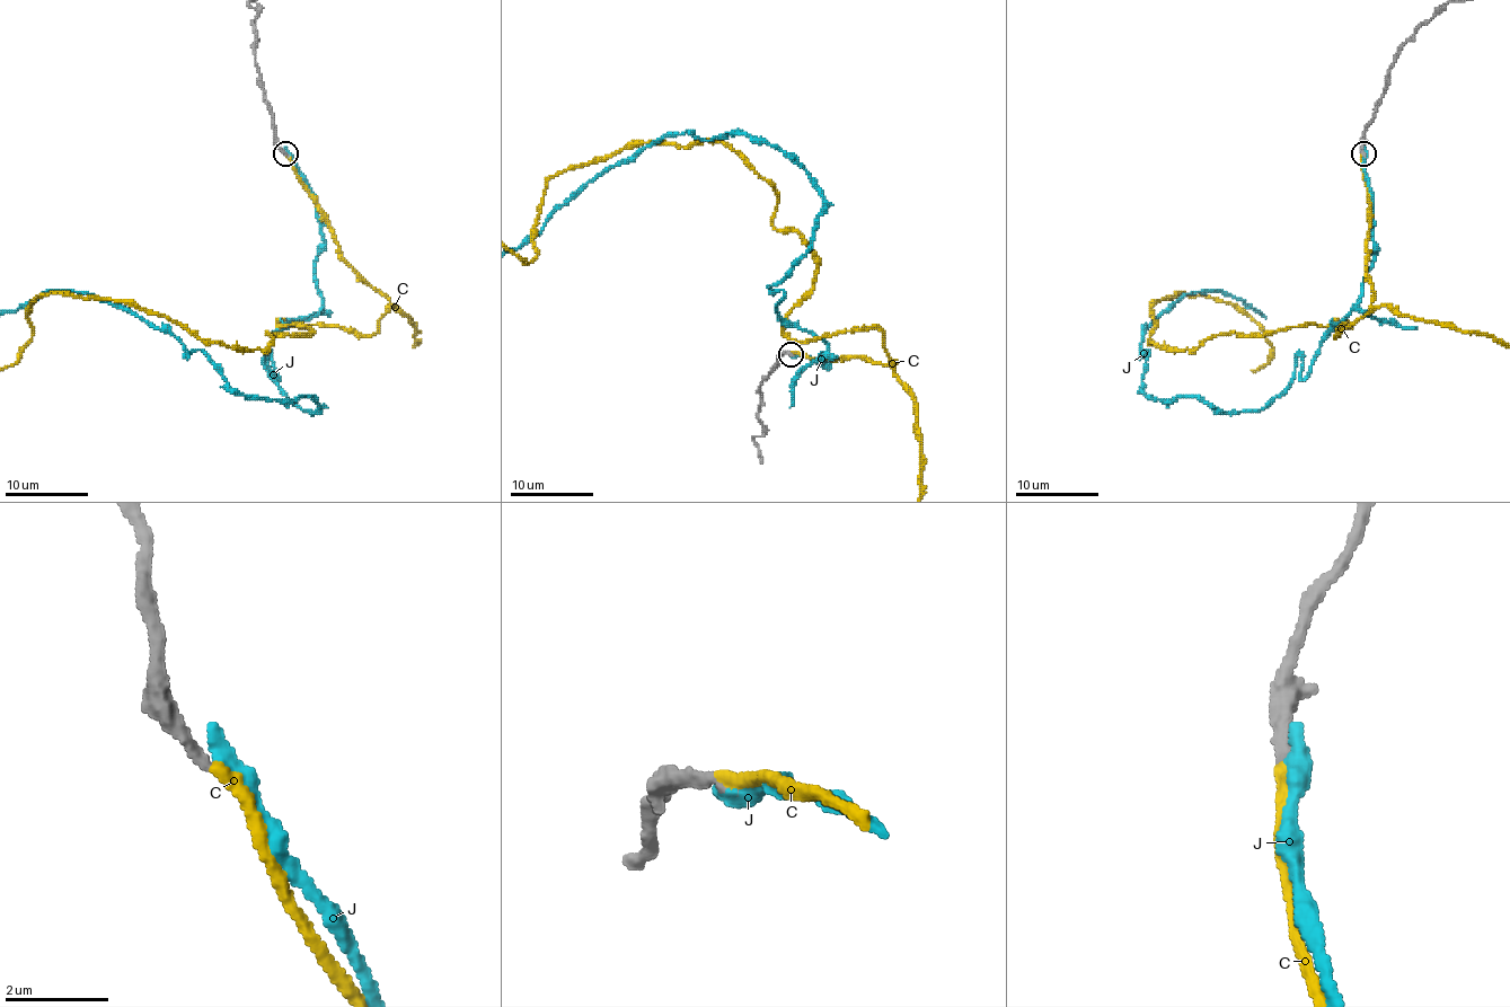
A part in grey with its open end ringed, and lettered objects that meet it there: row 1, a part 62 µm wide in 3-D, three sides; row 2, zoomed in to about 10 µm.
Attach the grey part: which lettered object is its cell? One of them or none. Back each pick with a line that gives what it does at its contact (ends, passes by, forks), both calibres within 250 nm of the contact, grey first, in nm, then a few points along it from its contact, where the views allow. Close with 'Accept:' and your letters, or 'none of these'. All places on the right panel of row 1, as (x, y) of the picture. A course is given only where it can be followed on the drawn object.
C: it ends there; 240 nm thick on the grey side, 280 nm on the other
Accept: C

